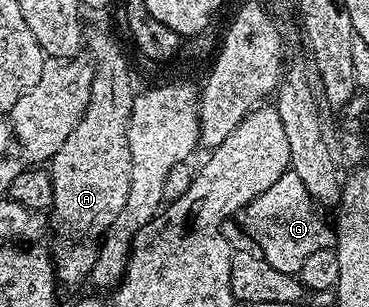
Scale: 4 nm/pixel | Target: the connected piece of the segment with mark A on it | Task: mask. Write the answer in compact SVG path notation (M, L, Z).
M93 30L90 34L88 31L87 54L93 63L91 100L87 100L87 108L79 124L75 124L71 136L63 140L63 148L55 152L47 166L53 185L51 253L53 269L56 270L57 281L62 287L77 286L84 278L86 281L92 275L97 251L101 249L105 235L113 229L115 216L119 216L119 211L127 201L127 191L131 188L131 144L127 142L127 128L135 97L133 74L129 71L129 62L125 59L120 44L105 30Z

